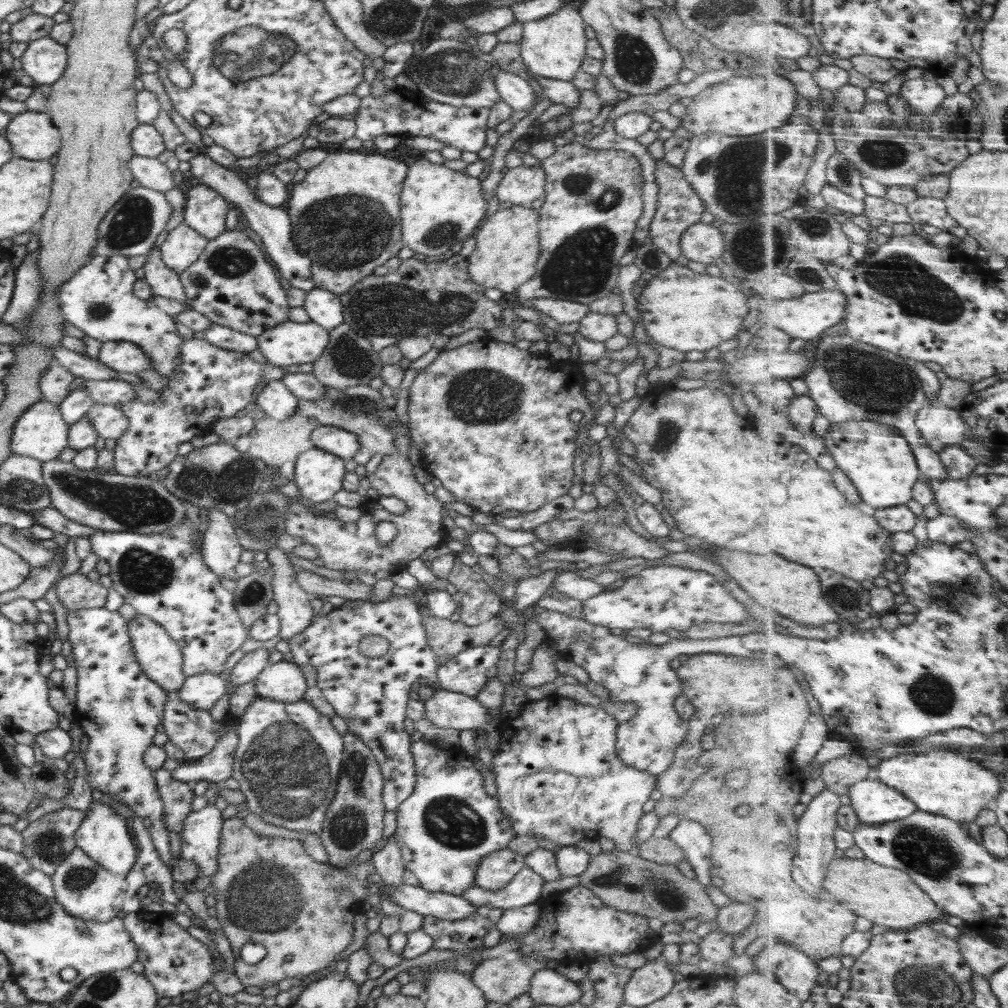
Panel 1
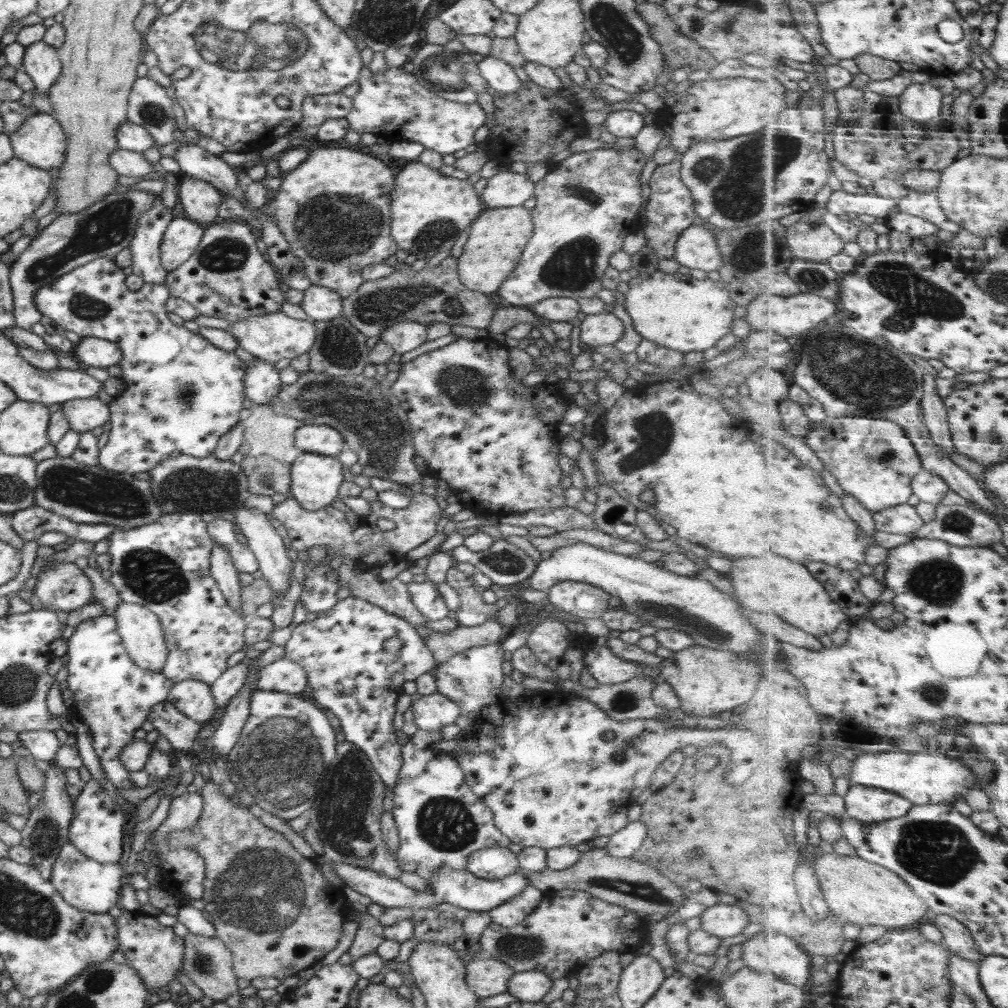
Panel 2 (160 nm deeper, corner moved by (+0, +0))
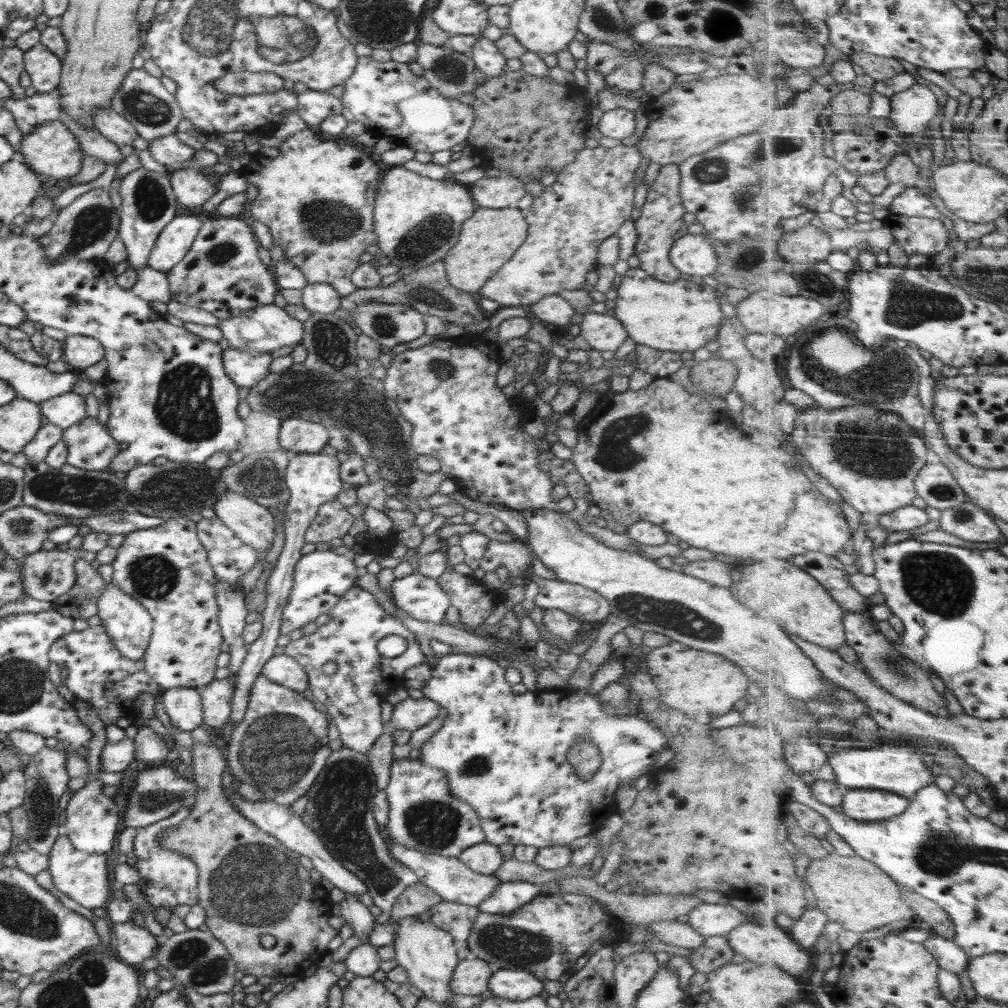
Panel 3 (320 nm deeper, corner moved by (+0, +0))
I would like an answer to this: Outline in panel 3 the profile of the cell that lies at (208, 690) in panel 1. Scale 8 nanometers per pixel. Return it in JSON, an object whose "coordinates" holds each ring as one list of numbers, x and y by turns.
{"coordinates":[[177,687,163,690,160,701,174,727,191,732,204,724,202,697,196,688]]}

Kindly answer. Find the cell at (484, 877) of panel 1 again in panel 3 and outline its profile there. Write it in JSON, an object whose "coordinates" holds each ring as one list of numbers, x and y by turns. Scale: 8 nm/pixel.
{"coordinates":[[486,841,466,847,457,858,474,872,487,875,492,875,504,861,498,846]]}

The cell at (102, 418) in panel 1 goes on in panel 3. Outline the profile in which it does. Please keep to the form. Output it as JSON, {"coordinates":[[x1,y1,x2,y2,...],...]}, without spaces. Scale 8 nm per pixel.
{"coordinates":[[65,392,38,403,40,414,48,422,65,429,78,424,86,414,85,397,77,393]]}

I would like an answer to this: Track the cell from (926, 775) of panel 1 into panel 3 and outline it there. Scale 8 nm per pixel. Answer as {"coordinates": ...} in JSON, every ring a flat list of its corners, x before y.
{"coordinates":[[886,744,874,748,854,748,840,752,831,752,829,764,833,767,838,783,852,789,878,789,906,795,914,798,916,793,932,786,936,777,932,769,920,759,922,755,914,748]]}

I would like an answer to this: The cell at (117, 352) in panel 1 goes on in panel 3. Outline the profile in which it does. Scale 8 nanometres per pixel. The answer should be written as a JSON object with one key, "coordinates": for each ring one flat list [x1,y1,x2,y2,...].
{"coordinates":[[67,335,62,341,63,360,70,368,85,369,105,358,102,343,95,338,84,335]]}

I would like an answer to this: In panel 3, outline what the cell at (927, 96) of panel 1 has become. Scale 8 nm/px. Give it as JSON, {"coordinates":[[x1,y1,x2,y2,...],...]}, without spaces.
{"coordinates":[[920,81,916,83,916,86,910,88,910,90,895,94,895,96,891,98,891,101,893,109,890,118,895,124,895,127,900,134,913,136,915,138,919,138,920,134,929,131,932,120,934,120,934,118,938,116,938,112,940,112,938,96,936,96,936,92,929,88,927,82]]}

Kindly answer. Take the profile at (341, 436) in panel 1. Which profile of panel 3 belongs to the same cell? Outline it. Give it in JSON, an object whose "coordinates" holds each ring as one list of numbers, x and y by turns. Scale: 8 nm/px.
{"coordinates":[[300,418,281,420,280,447,297,453,316,454,329,444,328,430,321,424]]}

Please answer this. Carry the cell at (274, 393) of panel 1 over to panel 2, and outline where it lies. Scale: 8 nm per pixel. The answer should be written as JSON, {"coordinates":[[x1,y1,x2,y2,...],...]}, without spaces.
{"coordinates":[[256,359,245,366,244,382,245,396,254,404,262,406,267,406,275,399,283,383,274,363,262,359]]}

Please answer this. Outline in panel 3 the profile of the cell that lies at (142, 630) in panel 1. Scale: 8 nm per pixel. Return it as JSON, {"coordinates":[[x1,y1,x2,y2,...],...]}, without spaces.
{"coordinates":[[112,581,106,583,97,600,97,614,114,647,129,660,144,660,146,648,152,638,153,618,140,602,129,594,123,593]]}

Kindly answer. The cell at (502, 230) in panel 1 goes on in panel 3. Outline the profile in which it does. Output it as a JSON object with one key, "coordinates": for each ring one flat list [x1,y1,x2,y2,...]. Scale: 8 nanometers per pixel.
{"coordinates":[[478,207,462,224,458,244,454,245,443,258,448,282,460,291,474,294,480,291,485,282,518,250,528,236,528,223,523,211,518,207,490,209]]}

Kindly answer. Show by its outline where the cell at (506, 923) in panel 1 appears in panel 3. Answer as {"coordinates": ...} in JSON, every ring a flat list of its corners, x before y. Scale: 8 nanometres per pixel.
{"coordinates":[[524,881,503,882,477,906,477,909,486,914,510,914,540,895,539,887,537,884]]}

